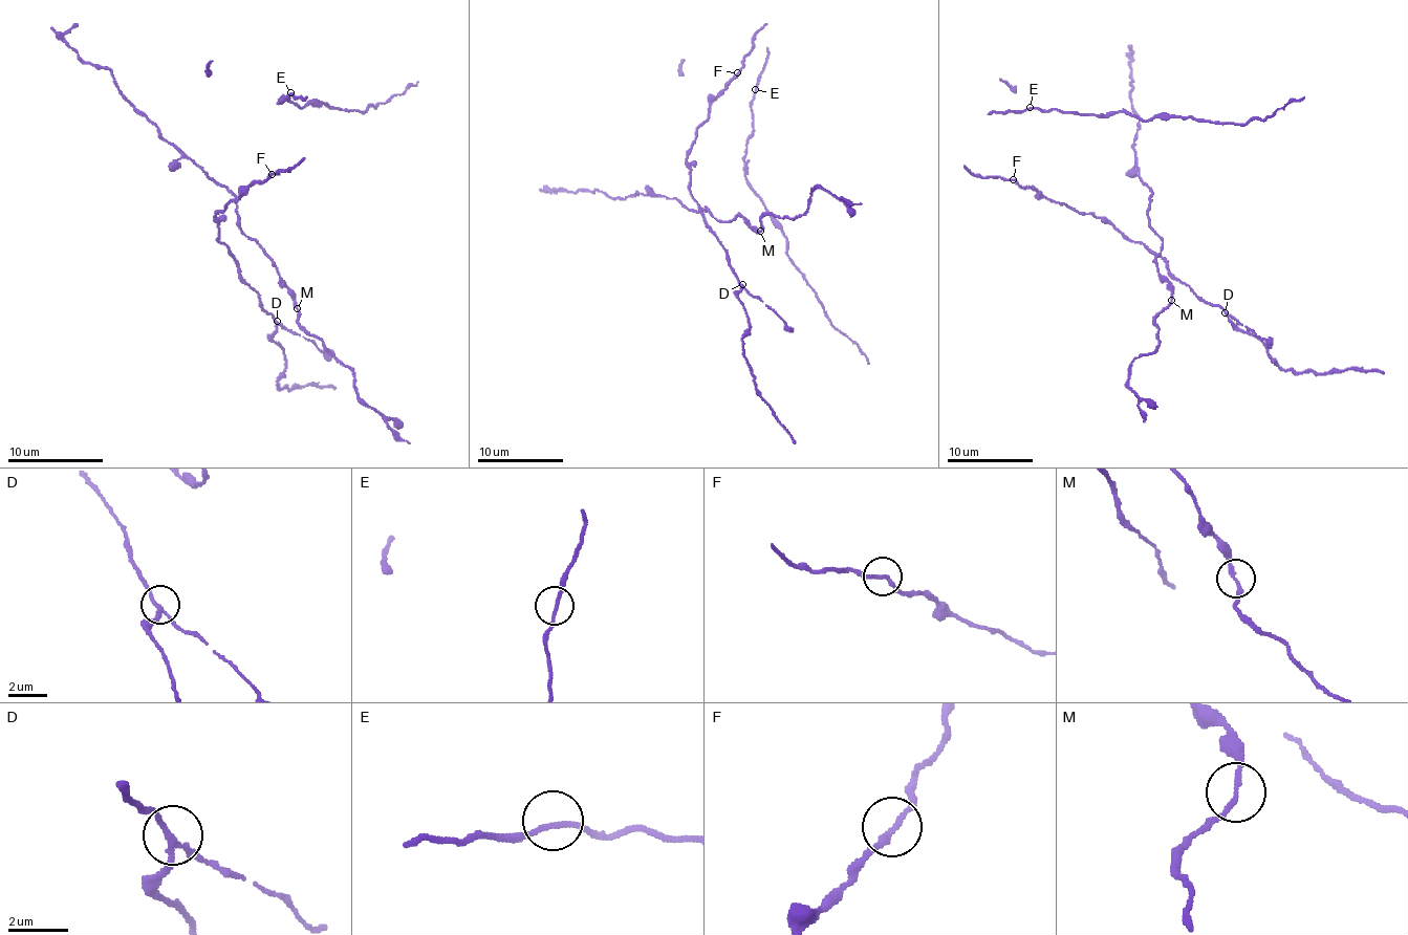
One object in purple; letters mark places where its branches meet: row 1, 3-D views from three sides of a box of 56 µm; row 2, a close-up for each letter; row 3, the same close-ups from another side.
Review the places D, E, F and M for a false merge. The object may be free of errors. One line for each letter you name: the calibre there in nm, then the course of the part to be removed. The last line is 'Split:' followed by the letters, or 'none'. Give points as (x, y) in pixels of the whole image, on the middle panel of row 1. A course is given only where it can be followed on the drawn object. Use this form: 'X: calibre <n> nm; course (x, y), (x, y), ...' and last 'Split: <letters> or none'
Split: none

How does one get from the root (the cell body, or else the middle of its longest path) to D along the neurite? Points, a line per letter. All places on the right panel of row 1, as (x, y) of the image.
D: (1013, 179), (1070, 210), (1109, 220), (1124, 236), (1150, 248), (1199, 298), (1226, 312)

